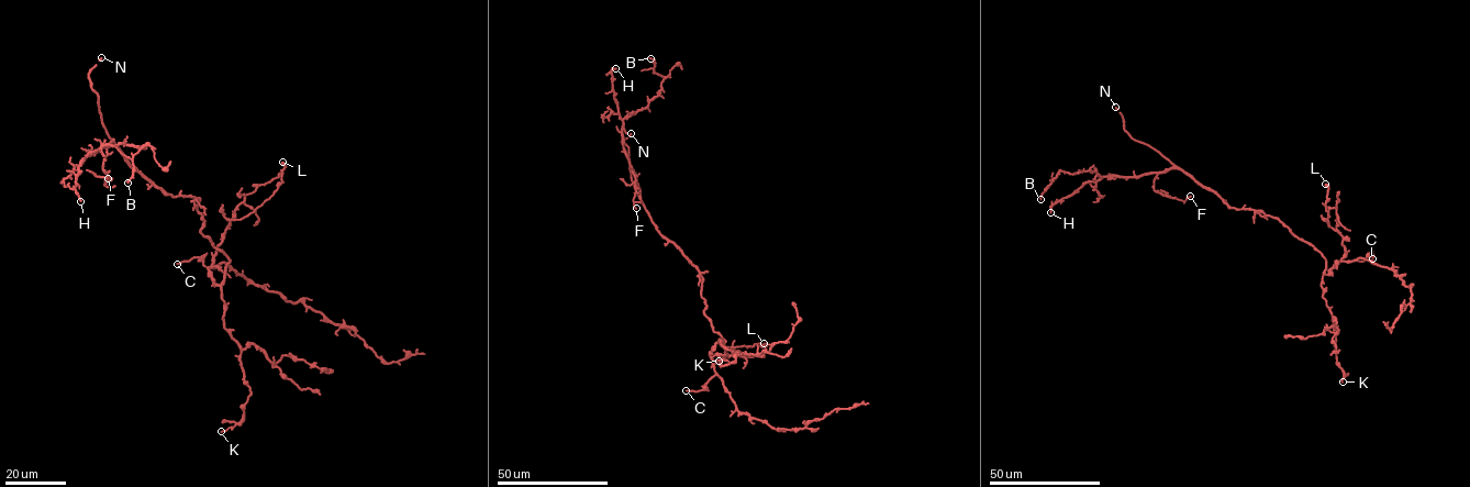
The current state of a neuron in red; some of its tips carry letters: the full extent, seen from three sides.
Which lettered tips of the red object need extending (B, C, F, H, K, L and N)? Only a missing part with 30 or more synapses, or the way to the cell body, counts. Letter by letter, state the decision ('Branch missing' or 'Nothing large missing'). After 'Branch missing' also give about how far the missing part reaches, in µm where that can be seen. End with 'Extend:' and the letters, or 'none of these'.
B: Nothing large missing
C: Nothing large missing
F: Nothing large missing
H: Nothing large missing
K: Nothing large missing
L: Nothing large missing
N: Branch missing. Missing length about 25 µm
Extend: N

